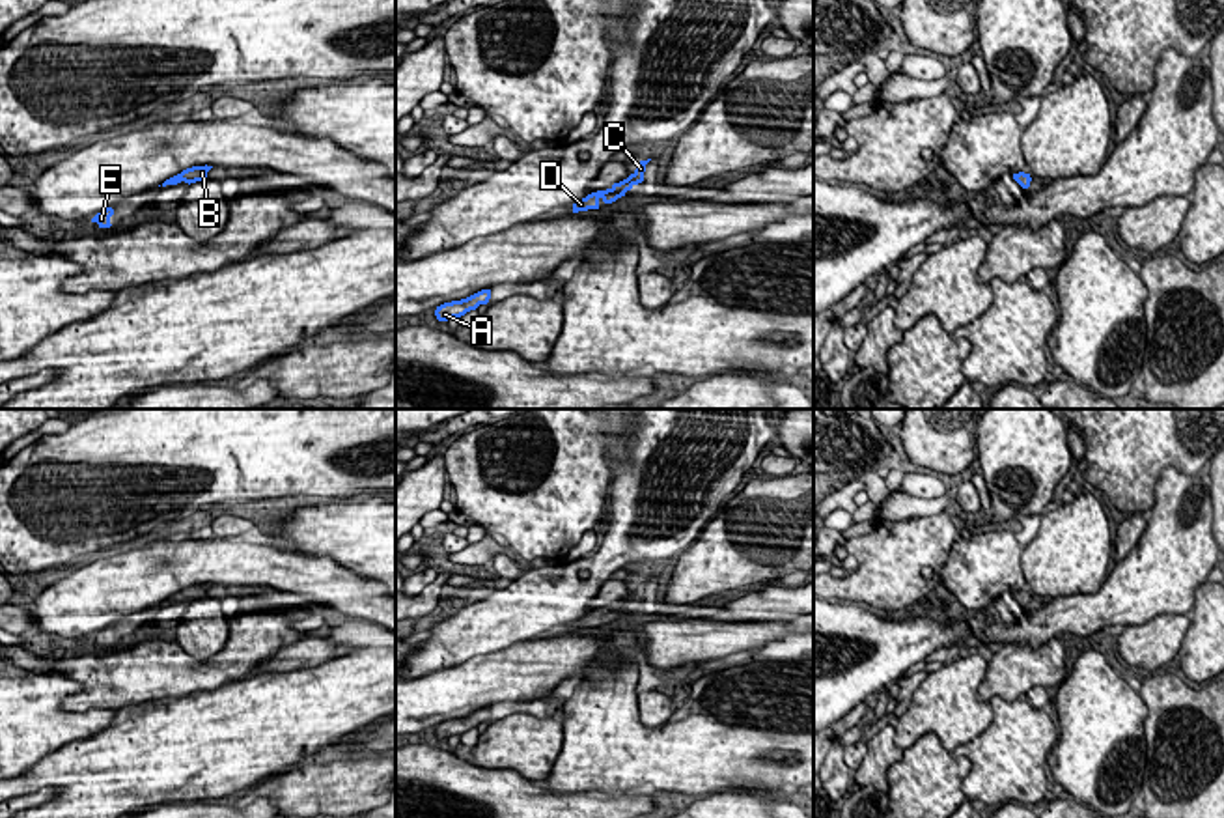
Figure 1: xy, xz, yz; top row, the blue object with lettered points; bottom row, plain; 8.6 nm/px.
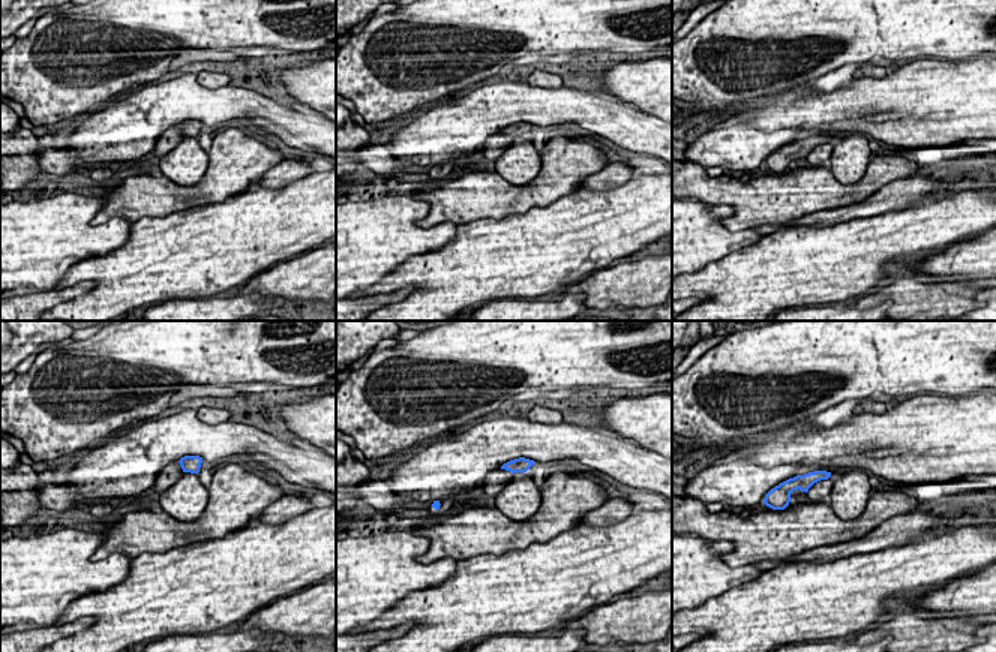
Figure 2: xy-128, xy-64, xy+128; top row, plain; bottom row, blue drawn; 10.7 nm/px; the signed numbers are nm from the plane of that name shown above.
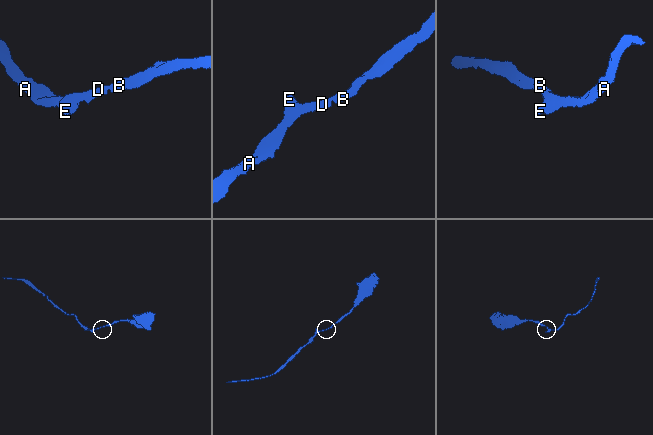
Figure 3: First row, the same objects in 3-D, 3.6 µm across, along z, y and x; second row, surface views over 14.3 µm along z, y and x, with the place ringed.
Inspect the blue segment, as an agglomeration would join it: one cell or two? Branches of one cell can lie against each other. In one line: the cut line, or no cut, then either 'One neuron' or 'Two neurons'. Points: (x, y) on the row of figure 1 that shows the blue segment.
No split. One neuron

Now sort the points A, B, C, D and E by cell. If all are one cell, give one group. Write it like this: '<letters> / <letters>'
A B C D E

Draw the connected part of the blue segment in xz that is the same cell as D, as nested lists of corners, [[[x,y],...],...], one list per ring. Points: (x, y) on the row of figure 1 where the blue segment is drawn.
[[[651,159],[640,161],[640,162],[636,164],[636,170],[634,170],[627,179],[623,179],[623,181],[619,181],[619,183],[614,183],[610,189],[591,192],[591,194],[588,194],[586,198],[575,202],[575,204],[573,204],[573,213],[588,211],[588,209],[599,209],[599,202],[601,202],[601,200],[603,200],[605,204],[612,204],[612,202],[616,202],[618,198],[625,196],[627,190],[631,190],[634,185],[638,185],[638,183],[644,181],[646,164],[647,164],[649,161],[651,161]]]

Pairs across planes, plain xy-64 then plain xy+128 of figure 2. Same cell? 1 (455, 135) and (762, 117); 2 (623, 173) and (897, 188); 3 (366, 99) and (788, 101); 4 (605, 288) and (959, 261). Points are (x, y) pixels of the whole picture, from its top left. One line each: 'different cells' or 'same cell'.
1: different cells
2: same cell
3: different cells
4: different cells

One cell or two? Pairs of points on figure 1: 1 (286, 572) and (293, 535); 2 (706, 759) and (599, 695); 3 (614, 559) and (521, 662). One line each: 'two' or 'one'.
1: two
2: one
3: two

